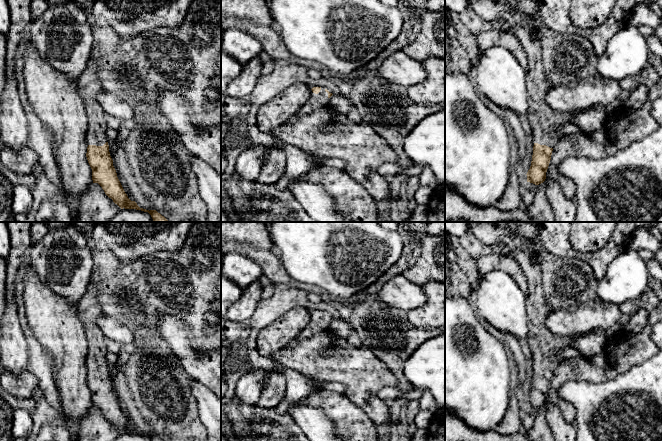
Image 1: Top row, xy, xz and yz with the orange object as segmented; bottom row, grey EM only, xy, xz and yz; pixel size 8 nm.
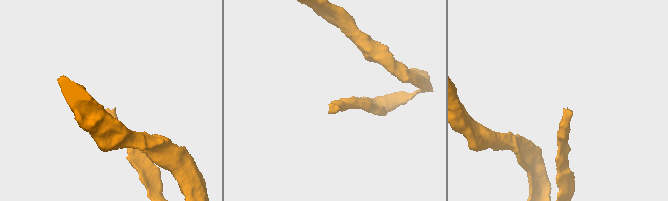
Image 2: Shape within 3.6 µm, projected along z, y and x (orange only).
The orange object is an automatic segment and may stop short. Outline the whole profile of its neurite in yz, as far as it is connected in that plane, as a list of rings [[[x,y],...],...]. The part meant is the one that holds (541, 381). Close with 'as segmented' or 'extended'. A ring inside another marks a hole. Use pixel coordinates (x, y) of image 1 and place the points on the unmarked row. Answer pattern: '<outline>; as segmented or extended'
[[[520,249],[514,250],[511,256],[519,263],[527,278],[528,344],[535,367],[531,390],[526,399],[527,406],[539,409],[546,403],[553,372],[563,360],[557,353],[566,347],[567,342],[571,342],[579,336],[562,338],[552,335],[548,331],[545,319],[552,310],[545,300],[541,266],[533,261],[529,253]]]; extended

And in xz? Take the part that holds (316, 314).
[[[313,311],[312,320],[309,325],[295,338],[294,341],[300,341],[302,339],[311,337],[317,333],[322,332],[327,328],[330,321],[333,319],[327,313],[323,311]]]; extended

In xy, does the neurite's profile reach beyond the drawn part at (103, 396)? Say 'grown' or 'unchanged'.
grown

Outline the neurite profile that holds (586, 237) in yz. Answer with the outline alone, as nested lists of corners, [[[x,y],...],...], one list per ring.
[[[571,222],[569,240],[579,253],[602,249],[611,238],[617,222]]]

